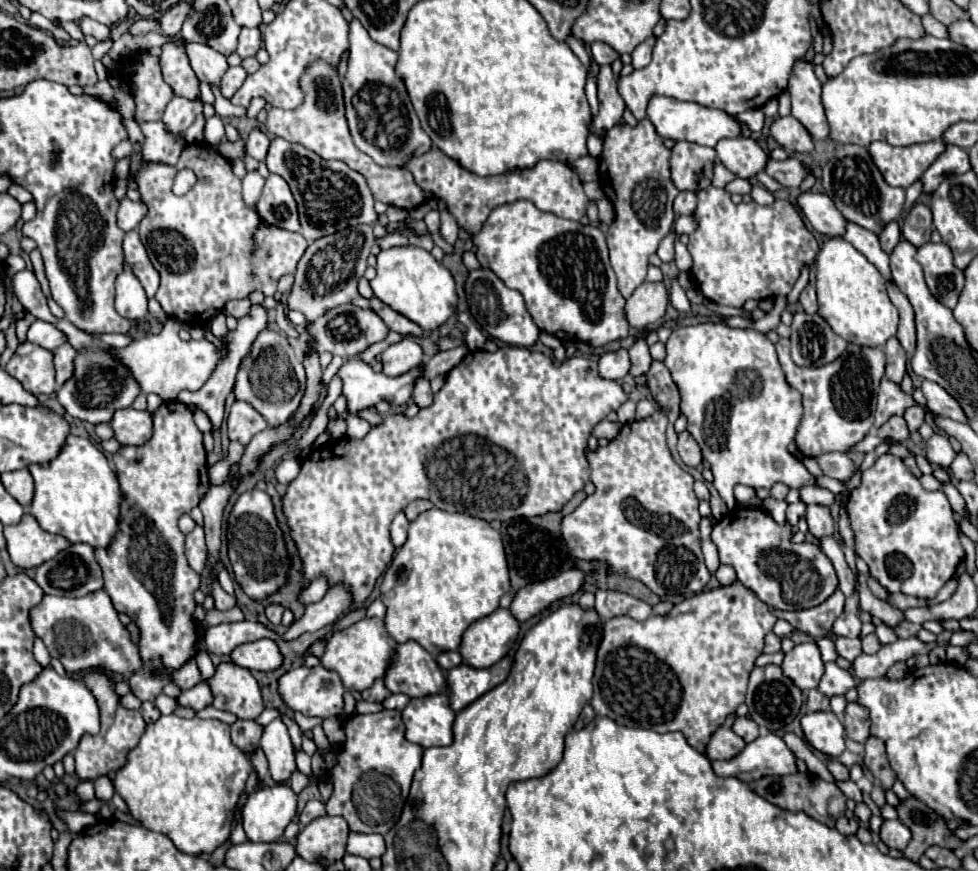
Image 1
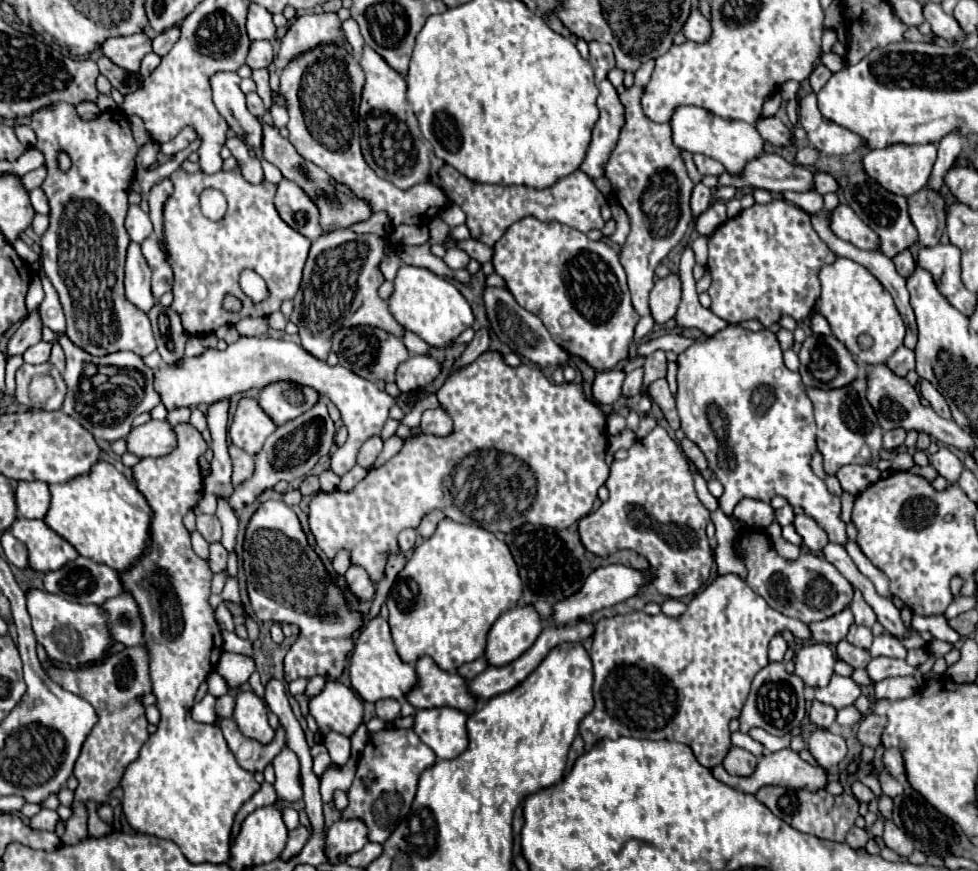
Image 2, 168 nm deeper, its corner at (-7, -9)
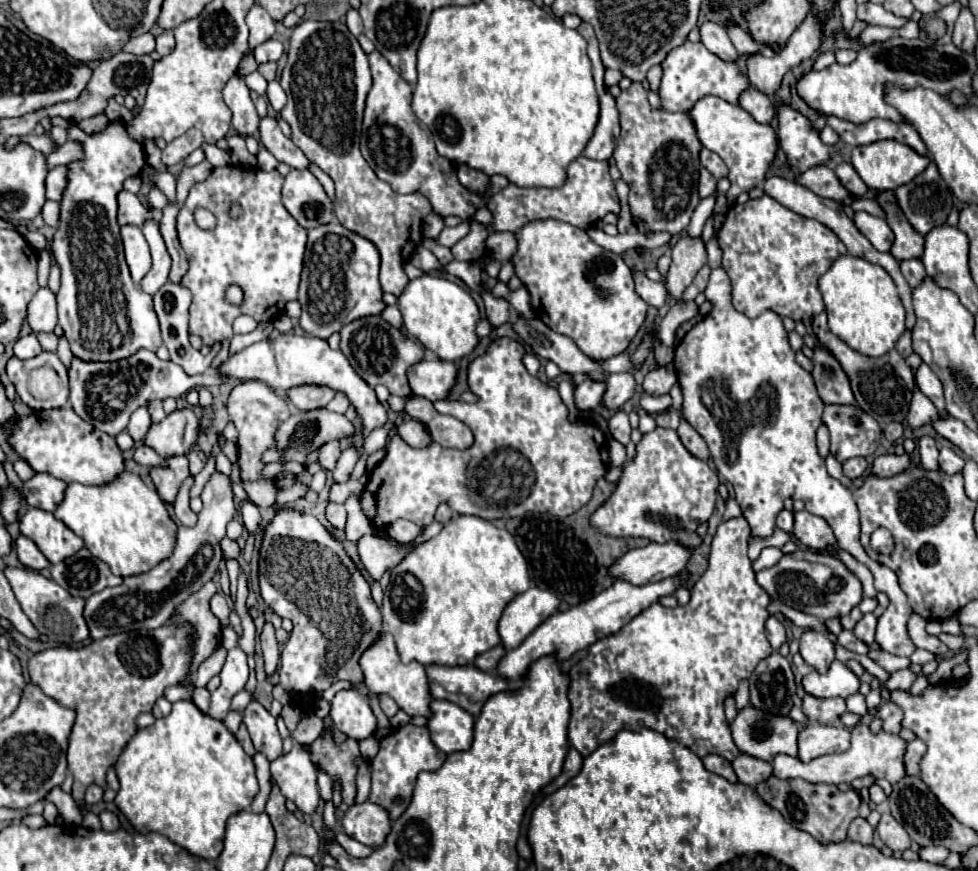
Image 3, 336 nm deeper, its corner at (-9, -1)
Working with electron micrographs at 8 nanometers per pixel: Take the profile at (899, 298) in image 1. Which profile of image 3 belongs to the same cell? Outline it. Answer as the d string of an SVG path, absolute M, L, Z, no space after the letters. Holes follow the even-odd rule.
M771 177L771 179L767 179L765 185L763 185L763 189L765 189L767 195L771 195L773 199L777 199L781 205L789 207L791 211L795 211L795 213L799 213L799 215L803 215L803 217L815 219L815 221L823 223L825 227L829 227L829 229L845 243L849 255L855 255L855 257L867 259L867 261L871 261L871 263L875 263L875 265L881 265L881 267L889 273L889 277L893 279L893 283L895 283L897 289L899 289L899 297L901 297L903 307L905 307L905 311L907 311L907 323L905 323L905 327L907 327L907 331L913 329L913 325L915 325L915 313L913 313L913 307L911 307L911 287L909 287L909 283L905 281L905 277L901 275L901 271L899 271L899 261L897 261L895 257L891 257L891 253L877 251L877 249L859 233L859 229L855 227L855 223L843 213L843 209L841 209L841 205L839 205L837 201L819 197L819 195L811 193L809 189L801 187L799 183L795 183L795 181L791 181L791 179L783 179L783 177Z

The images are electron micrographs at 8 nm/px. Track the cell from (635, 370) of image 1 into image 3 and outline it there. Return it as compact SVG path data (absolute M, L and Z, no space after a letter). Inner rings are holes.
M613 373L607 379L607 393L603 397L603 405L607 409L619 409L627 399L635 393L635 377L633 373Z

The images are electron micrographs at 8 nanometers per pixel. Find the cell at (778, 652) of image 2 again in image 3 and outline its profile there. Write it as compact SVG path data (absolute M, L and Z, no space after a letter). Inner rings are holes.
M771 615L765 623L765 631L767 631L767 639L769 639L771 647L775 651L779 651L779 647L785 643L785 627Z

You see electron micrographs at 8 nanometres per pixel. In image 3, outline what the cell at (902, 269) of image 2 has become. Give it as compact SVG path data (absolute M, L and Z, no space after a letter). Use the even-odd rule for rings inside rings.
M905 259L905 261L901 261L901 273L903 273L903 277L907 279L907 283L911 287L917 287L925 277L925 269L923 269L921 259Z

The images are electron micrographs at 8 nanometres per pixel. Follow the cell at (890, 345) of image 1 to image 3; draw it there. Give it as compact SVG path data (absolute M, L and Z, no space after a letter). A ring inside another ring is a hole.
M905 331L905 333L899 337L895 349L901 353L903 359L907 359L907 357L913 353L913 349L911 349L911 333L909 333L909 331Z

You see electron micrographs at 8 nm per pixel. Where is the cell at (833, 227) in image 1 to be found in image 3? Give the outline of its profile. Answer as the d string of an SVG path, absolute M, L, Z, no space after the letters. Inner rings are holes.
M859 211L859 213L853 215L853 223L871 241L871 245L877 251L889 251L891 241L893 241L893 233L891 233L889 225L881 217Z

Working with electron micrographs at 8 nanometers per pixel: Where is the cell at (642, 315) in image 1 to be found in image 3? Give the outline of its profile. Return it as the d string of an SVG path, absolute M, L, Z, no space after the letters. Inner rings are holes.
M683 237L673 247L673 263L665 275L665 287L671 299L679 301L691 285L695 273L707 263L705 245L701 239Z

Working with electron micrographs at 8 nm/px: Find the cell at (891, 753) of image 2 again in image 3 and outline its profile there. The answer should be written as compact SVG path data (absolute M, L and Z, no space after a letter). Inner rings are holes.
M913 739L913 741L907 743L907 747L905 747L905 755L903 755L907 775L915 775L915 773L919 773L919 759L923 757L925 749L927 749L927 747L925 747L923 741L919 741L919 739Z

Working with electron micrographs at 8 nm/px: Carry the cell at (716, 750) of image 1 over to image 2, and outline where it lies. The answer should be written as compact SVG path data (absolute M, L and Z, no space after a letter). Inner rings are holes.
M733 747L725 761L723 761L723 767L731 773L731 775L741 775L741 777L749 777L753 773L753 769L757 767L757 757L745 749L739 749L739 747Z

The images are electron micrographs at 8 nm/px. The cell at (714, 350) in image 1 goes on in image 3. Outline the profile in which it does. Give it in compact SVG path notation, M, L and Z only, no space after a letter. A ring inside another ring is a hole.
M721 267L711 271L705 295L713 303L713 311L683 337L681 345L675 349L675 359L673 359L675 371L679 375L677 379L683 389L681 417L705 439L711 457L715 461L715 467L733 485L735 499L743 509L743 517L751 525L751 535L763 539L773 535L775 517L783 509L783 501L787 497L801 499L809 513L815 513L827 521L839 545L843 545L843 549L847 549L853 557L857 557L863 565L869 567L869 571L875 577L875 589L883 591L889 597L889 607L885 609L885 613L879 617L877 623L877 635L875 635L877 645L887 653L911 657L915 645L907 637L907 621L913 615L913 609L909 607L907 595L897 583L895 571L867 557L865 549L859 543L859 513L857 505L853 503L851 489L843 487L837 479L829 477L825 461L817 453L815 433L817 427L821 425L821 413L825 403L817 395L811 373L795 363L795 353L789 347L787 331L781 323L781 317L777 313L765 311L759 317L751 319L735 311L731 305L731 283Z

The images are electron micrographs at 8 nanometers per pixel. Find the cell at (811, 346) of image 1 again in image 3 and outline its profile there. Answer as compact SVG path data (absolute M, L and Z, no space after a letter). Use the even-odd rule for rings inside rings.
M817 345L813 349L811 363L813 363L811 375L813 375L813 381L815 381L817 393L825 403L845 405L845 403L855 401L851 385L849 385L849 377L843 371L841 363L833 357L831 351Z

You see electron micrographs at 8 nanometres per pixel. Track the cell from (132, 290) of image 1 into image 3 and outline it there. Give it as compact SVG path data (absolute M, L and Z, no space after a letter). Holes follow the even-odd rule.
M125 225L121 227L121 237L123 237L123 247L125 247L125 259L131 269L133 283L139 285L141 279L149 273L151 269L151 253L149 245L141 233L139 227Z

